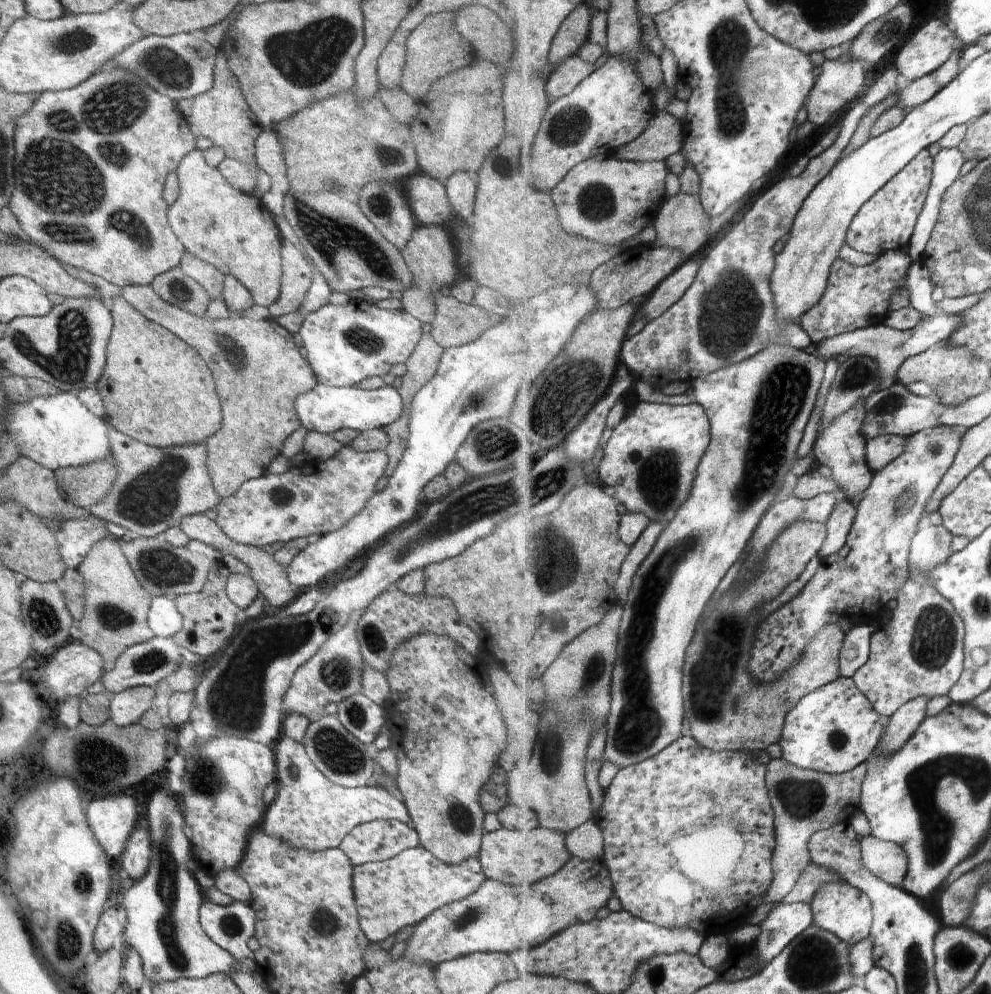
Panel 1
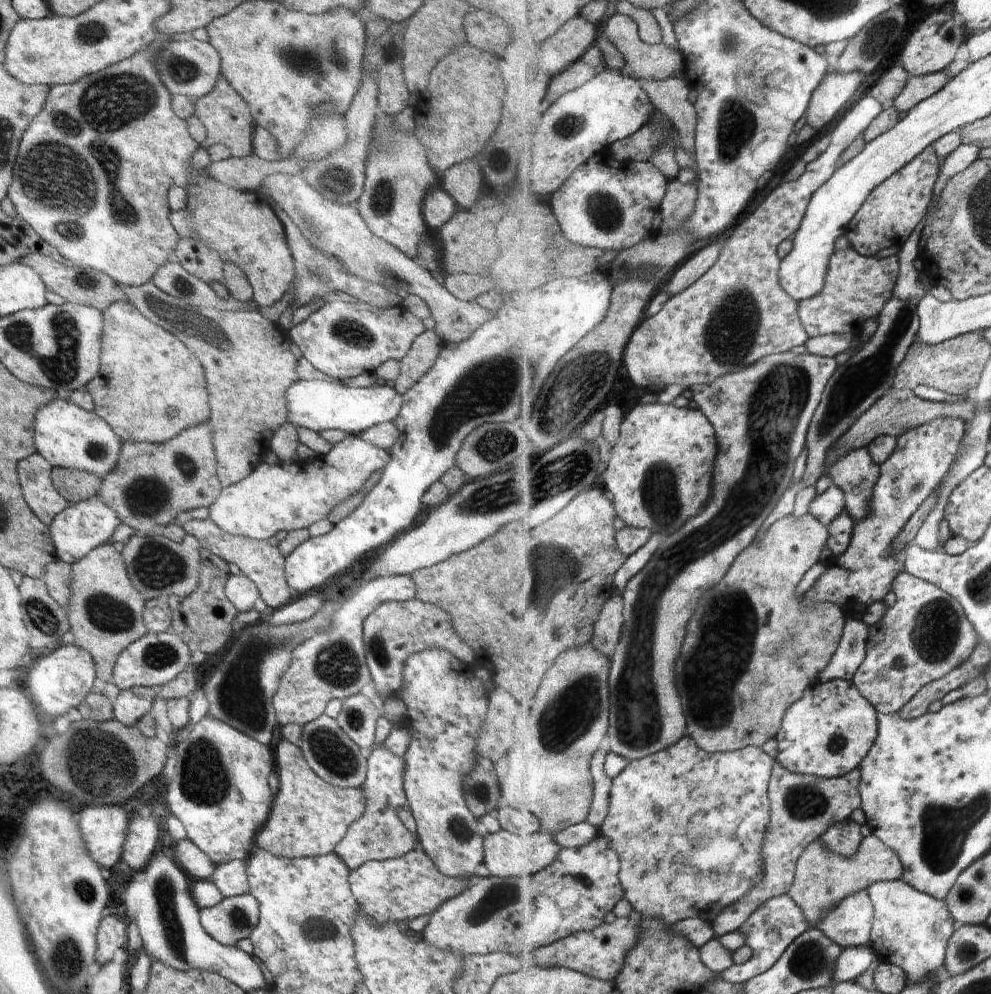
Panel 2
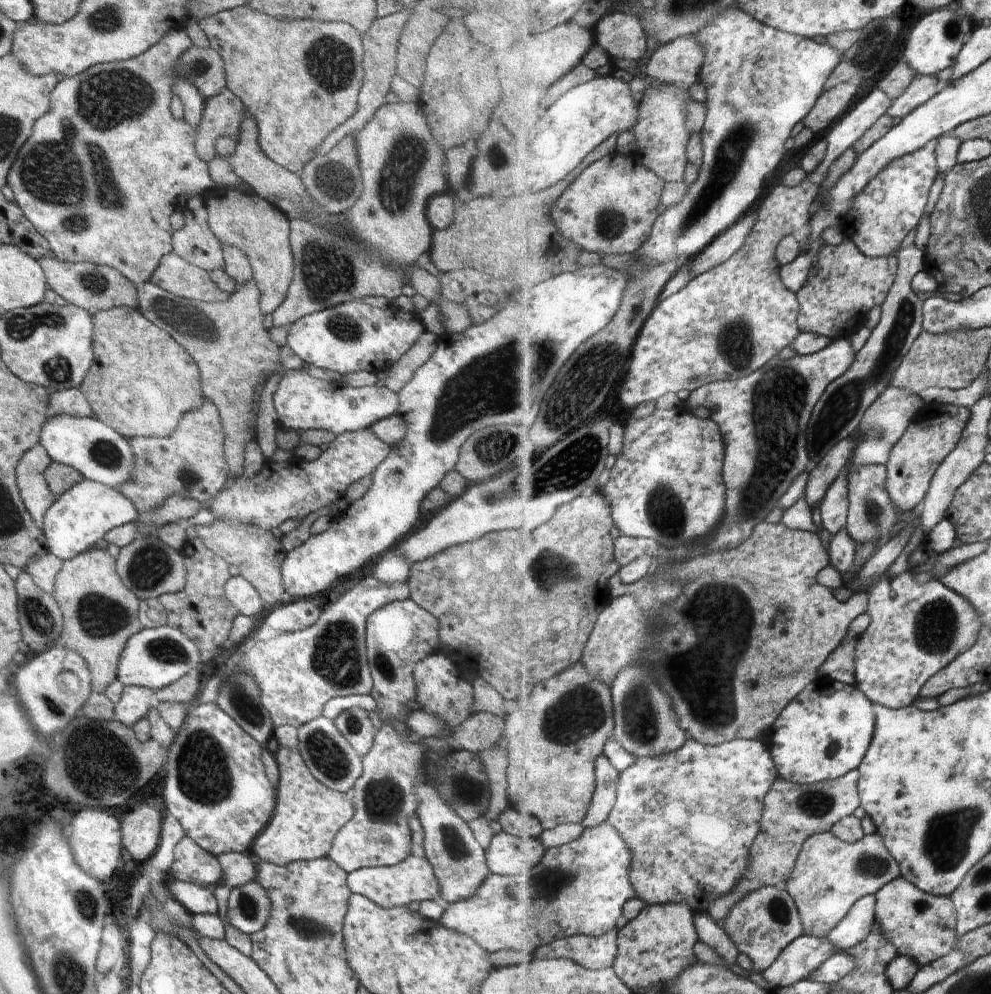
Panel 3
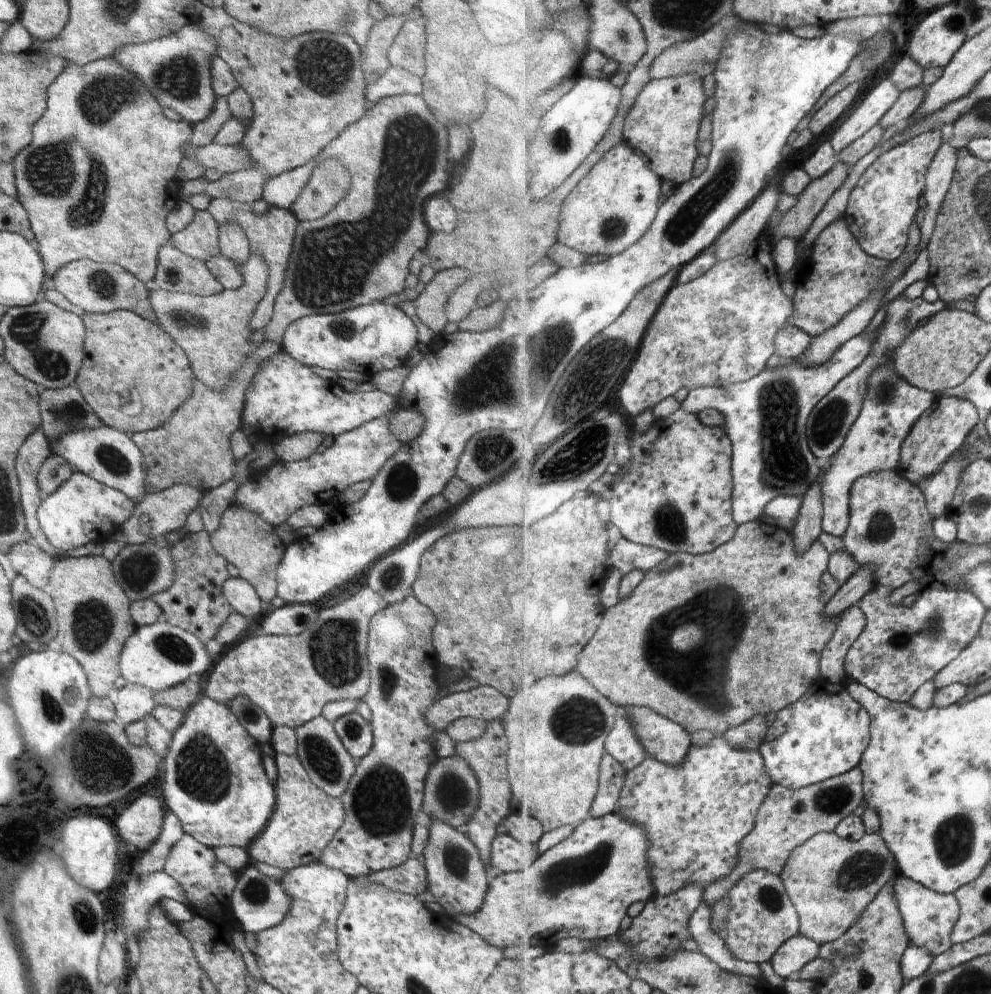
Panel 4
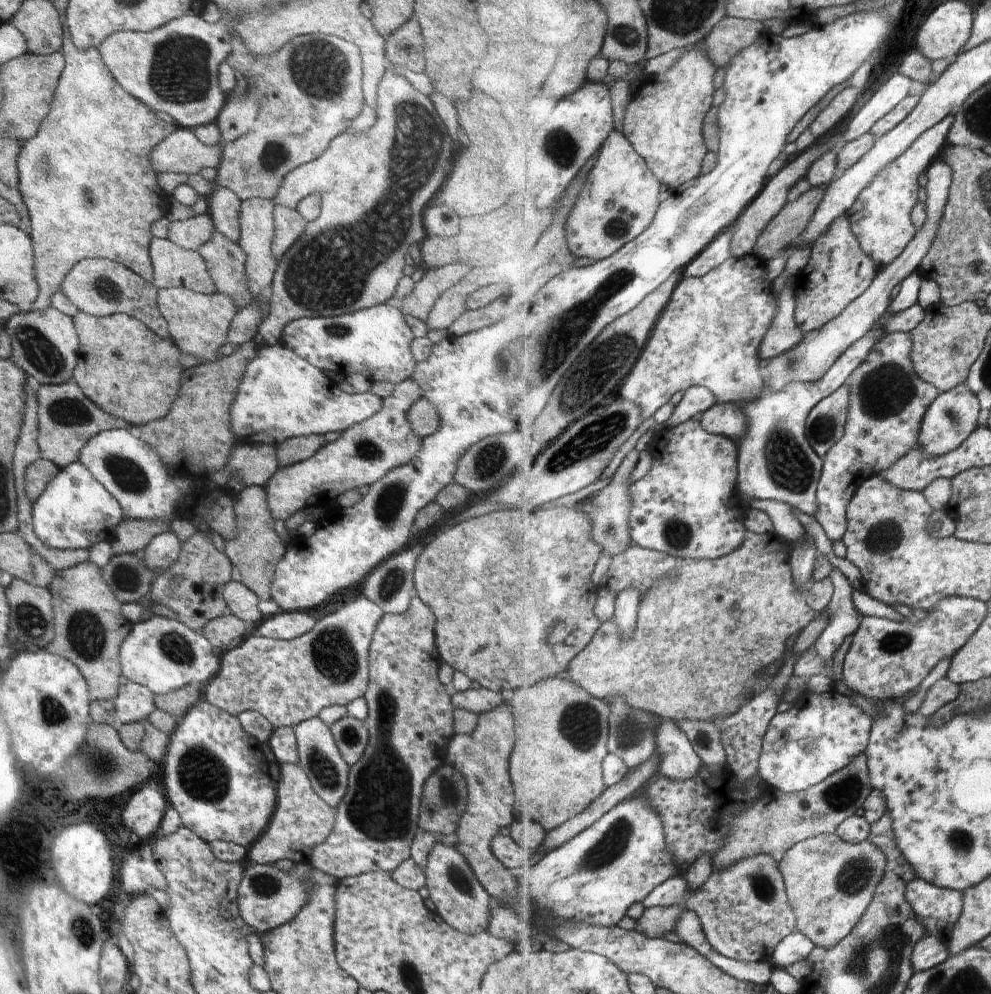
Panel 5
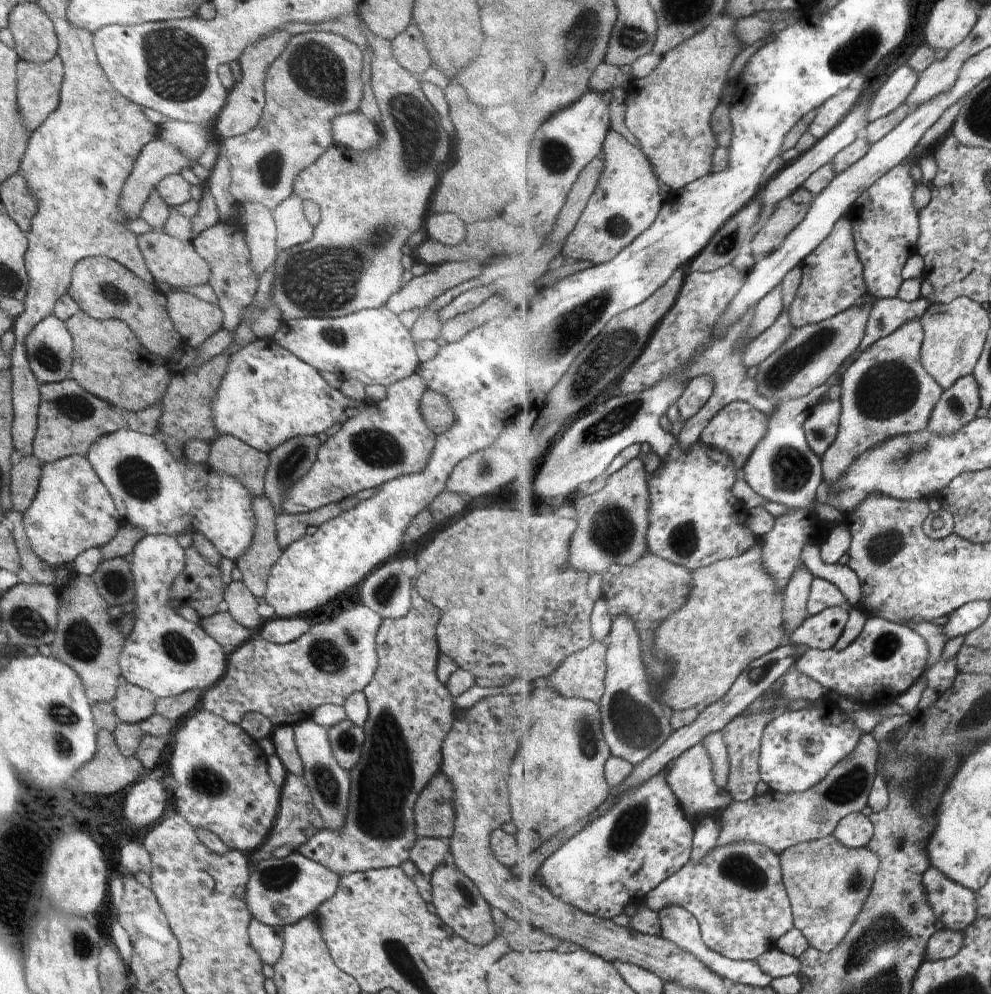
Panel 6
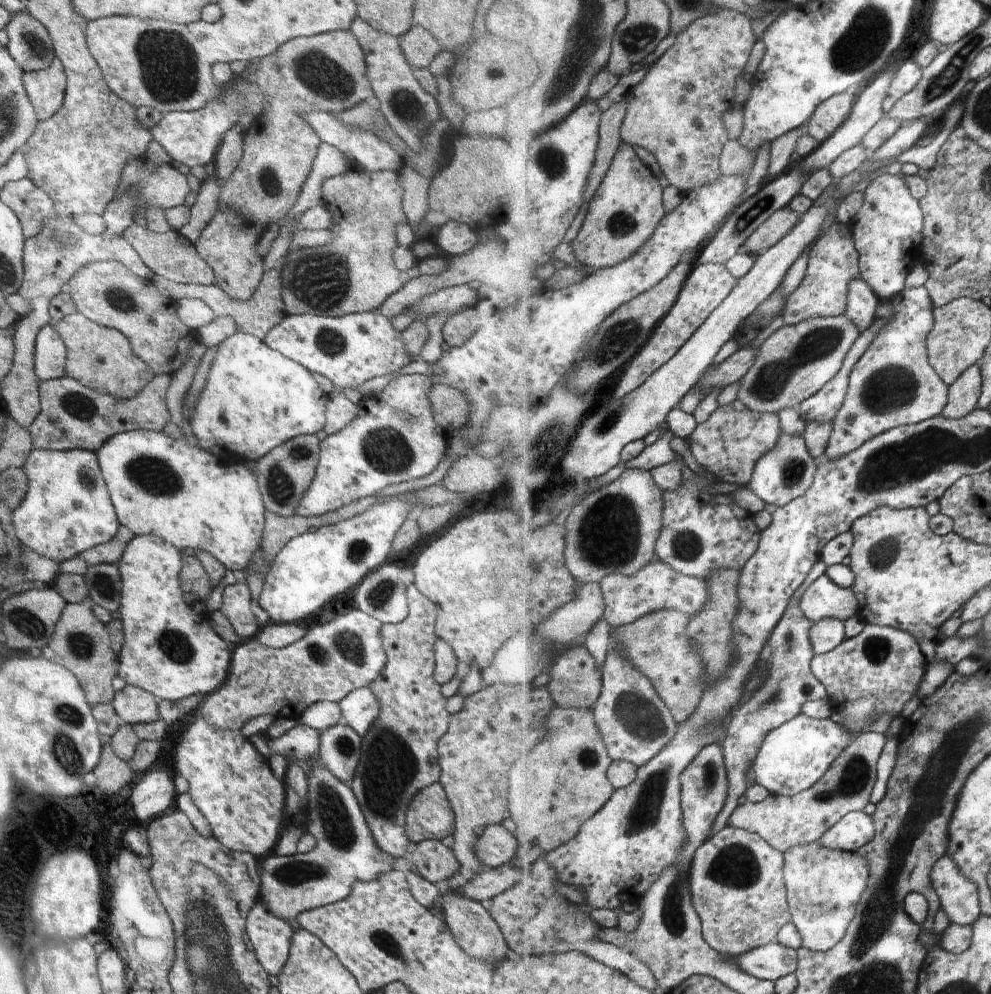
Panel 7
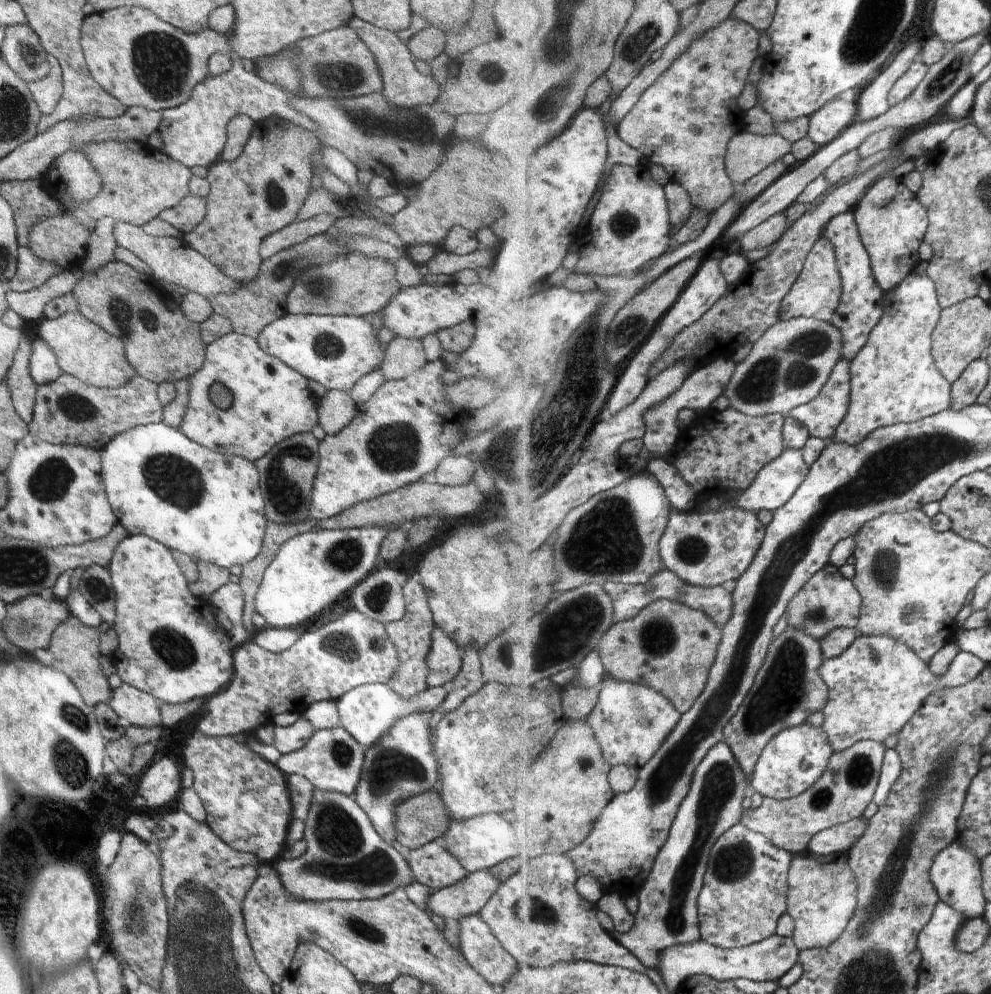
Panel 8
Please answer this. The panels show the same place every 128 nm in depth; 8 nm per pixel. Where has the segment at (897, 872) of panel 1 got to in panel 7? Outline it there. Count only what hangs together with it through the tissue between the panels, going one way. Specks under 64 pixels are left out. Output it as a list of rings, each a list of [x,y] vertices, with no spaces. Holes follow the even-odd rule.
[[[820,841],[788,850],[785,857],[793,923],[801,930],[805,946],[824,952],[836,948],[857,917],[858,905],[870,880],[870,862],[858,852],[832,850]]]

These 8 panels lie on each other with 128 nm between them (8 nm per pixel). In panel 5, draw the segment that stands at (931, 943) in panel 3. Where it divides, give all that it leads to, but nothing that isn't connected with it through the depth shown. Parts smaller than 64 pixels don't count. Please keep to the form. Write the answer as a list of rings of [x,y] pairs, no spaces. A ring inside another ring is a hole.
[[[916,877],[914,882],[910,882],[909,899],[926,927],[926,935],[937,936],[950,944],[964,912],[964,893]]]

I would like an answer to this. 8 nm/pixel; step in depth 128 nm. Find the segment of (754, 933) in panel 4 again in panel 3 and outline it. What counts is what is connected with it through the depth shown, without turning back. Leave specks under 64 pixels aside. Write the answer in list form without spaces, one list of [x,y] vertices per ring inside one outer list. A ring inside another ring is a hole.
[[[766,886],[762,890],[756,890],[754,894],[744,898],[734,908],[730,918],[726,918],[721,925],[738,944],[741,952],[753,959],[756,968],[750,970],[752,974],[763,974],[772,968],[781,954],[806,932],[801,910],[793,894],[783,886]]]

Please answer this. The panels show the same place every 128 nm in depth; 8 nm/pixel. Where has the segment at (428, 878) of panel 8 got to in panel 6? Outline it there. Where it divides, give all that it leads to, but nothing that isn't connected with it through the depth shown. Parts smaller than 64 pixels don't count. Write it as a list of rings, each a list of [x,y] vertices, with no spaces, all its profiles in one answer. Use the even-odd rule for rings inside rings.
[[[432,837],[417,838],[412,850],[410,851],[410,861],[416,866],[417,870],[424,874],[431,874],[432,870],[436,868],[436,864],[444,861],[448,854],[448,846],[442,840]]]

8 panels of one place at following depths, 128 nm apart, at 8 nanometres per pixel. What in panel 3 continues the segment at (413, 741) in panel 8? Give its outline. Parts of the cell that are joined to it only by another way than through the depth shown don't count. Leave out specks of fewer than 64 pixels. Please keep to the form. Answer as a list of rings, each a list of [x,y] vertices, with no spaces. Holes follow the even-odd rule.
[[[403,598],[401,601],[392,602],[375,610],[366,621],[365,645],[369,671],[373,678],[373,687],[369,695],[376,701],[377,713],[384,724],[377,730],[370,752],[362,757],[362,776],[358,778],[350,793],[354,804],[354,816],[336,834],[332,848],[328,852],[327,857],[346,871],[346,874],[364,867],[392,866],[411,855],[413,842],[408,818],[414,815],[418,808],[418,802],[414,798],[414,782],[418,778],[418,770],[422,768],[425,746],[415,742],[404,742],[398,731],[390,725],[390,720],[399,719],[400,716],[409,713],[408,702],[416,698],[414,666],[442,648],[438,629],[438,619],[410,598]]]

